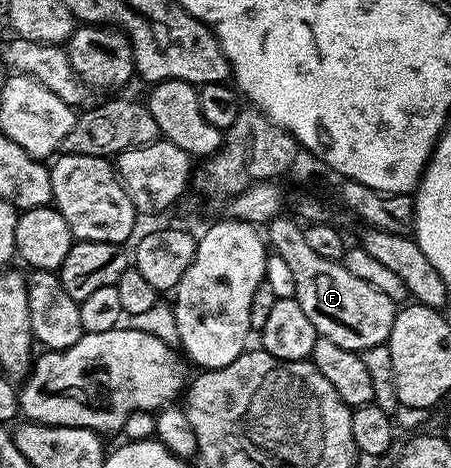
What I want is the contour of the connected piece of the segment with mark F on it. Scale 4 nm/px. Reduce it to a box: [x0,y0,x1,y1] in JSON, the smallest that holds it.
[266,213,398,353]

